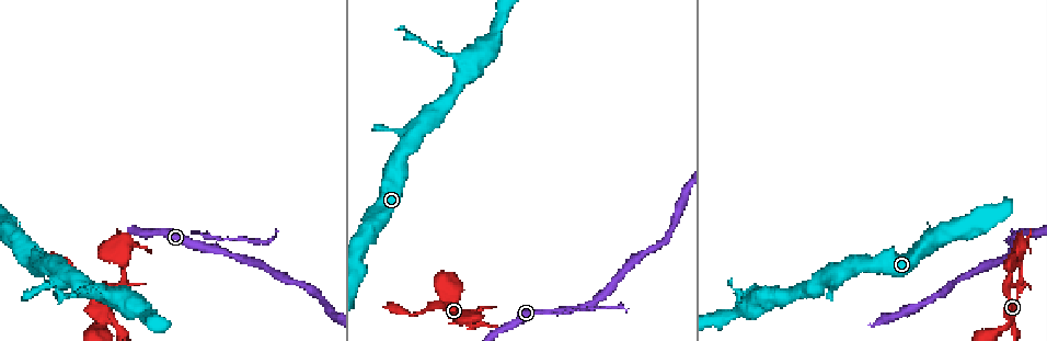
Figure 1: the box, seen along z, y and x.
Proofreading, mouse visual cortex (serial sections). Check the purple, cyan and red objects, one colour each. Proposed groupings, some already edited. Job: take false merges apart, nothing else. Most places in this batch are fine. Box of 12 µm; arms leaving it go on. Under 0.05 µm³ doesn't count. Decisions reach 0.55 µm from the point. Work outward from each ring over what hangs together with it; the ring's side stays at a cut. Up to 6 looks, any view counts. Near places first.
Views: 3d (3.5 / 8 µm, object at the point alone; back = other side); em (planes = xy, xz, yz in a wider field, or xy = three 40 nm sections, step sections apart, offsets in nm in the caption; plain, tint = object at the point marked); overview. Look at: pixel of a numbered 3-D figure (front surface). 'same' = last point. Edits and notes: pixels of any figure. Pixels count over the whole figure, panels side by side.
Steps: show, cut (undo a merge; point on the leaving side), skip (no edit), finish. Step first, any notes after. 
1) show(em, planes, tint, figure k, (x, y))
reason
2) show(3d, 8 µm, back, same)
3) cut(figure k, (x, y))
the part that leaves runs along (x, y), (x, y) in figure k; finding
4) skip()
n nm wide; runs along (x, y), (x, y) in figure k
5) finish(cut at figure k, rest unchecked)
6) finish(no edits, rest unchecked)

show(3d, 8 µm, figure 1, (1017, 255))
narrows sharply

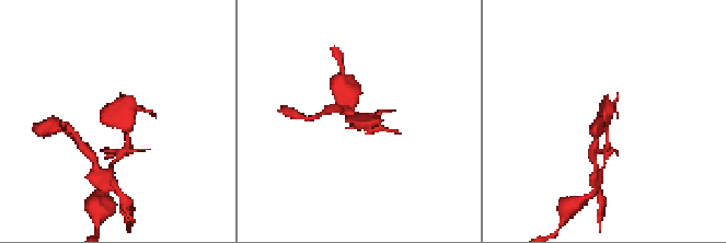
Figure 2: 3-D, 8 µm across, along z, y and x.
show(3d, 3.5 µm, figure 2, (124, 117))

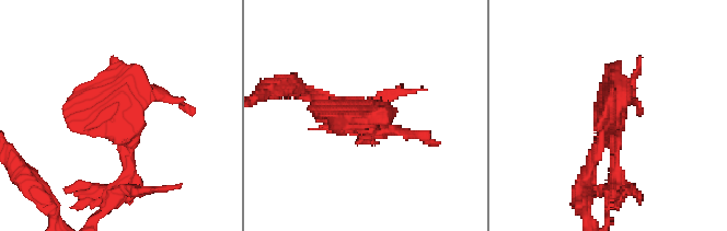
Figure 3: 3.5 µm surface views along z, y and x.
show(em, xy, step 3, tint, figure 3, (358, 112))
shape alone is not enough

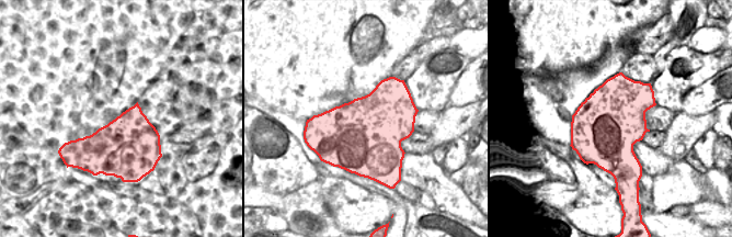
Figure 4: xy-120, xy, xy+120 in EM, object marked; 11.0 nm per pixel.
skip()
850 nm wide; runs along (124, 187), (117, 92), (160, 96) in figure 3; continuous, no second cell

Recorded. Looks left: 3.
show(3d, 3.5 µm, figure 1, (1008, 248))
branch point

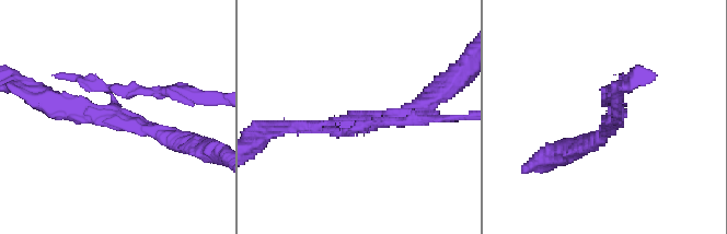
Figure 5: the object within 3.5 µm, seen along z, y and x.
show(em, xy, step 1, tint, figure 5, (108, 116))
need the tissue

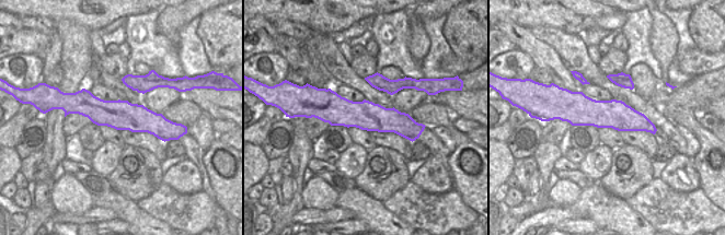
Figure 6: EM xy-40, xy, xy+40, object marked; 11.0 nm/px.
skip()
one cell here

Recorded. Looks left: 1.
finish(no edits, rest unchecked)

